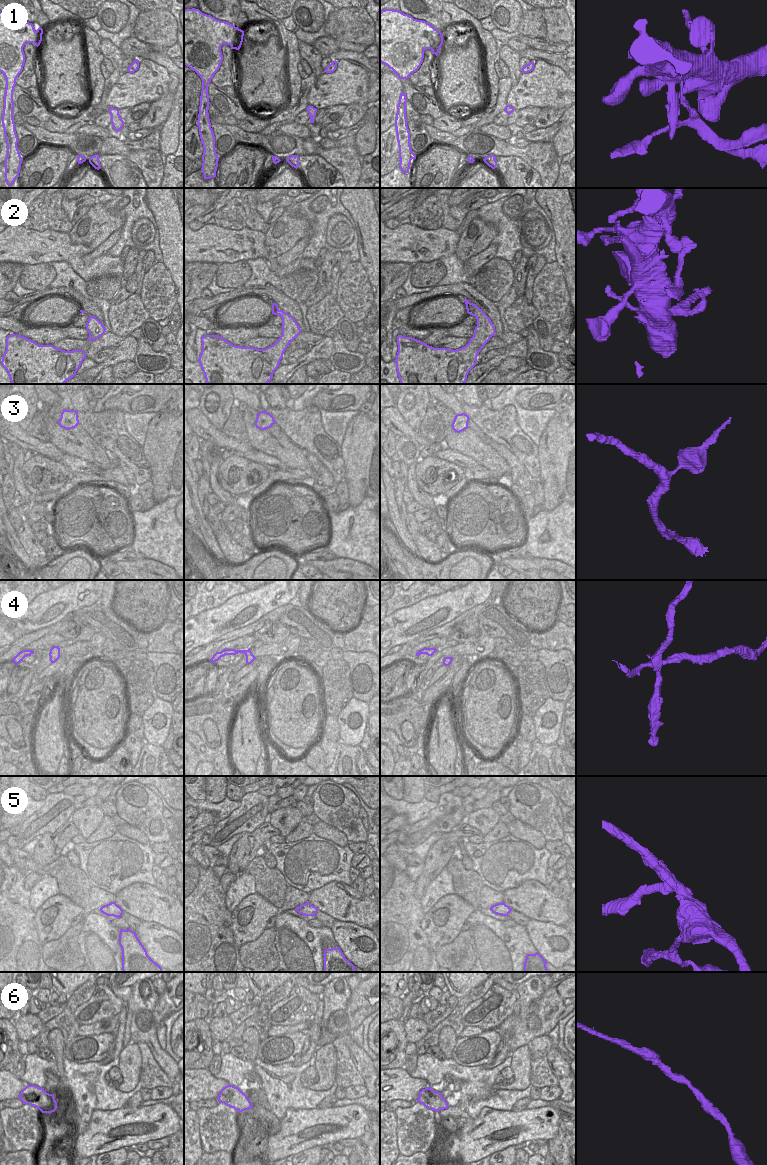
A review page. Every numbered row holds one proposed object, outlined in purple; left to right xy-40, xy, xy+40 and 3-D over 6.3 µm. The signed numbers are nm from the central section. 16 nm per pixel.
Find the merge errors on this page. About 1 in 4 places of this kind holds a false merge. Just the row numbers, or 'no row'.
4, 5

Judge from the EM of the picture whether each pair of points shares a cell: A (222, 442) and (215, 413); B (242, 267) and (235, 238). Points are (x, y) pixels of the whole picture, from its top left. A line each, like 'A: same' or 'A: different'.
A: different
B: different

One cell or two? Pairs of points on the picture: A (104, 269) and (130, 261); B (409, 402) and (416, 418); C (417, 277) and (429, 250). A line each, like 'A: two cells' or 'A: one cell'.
A: two cells
B: one cell
C: two cells

